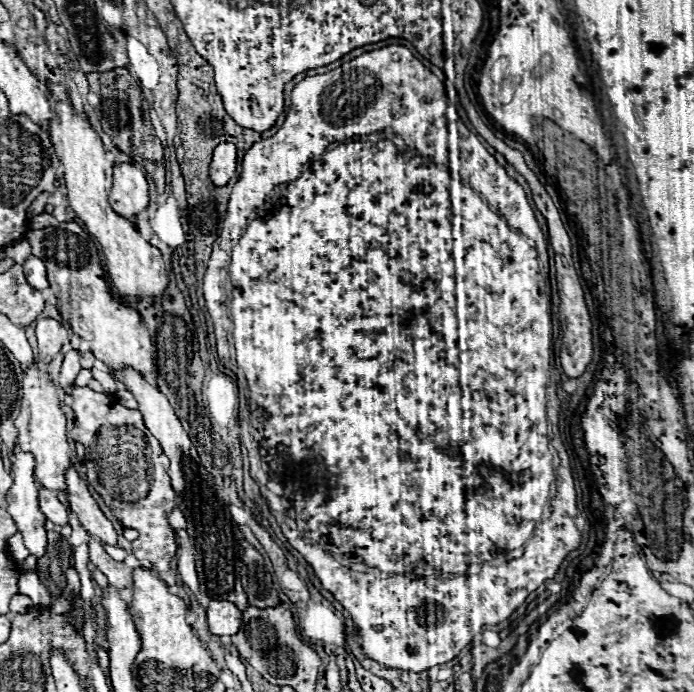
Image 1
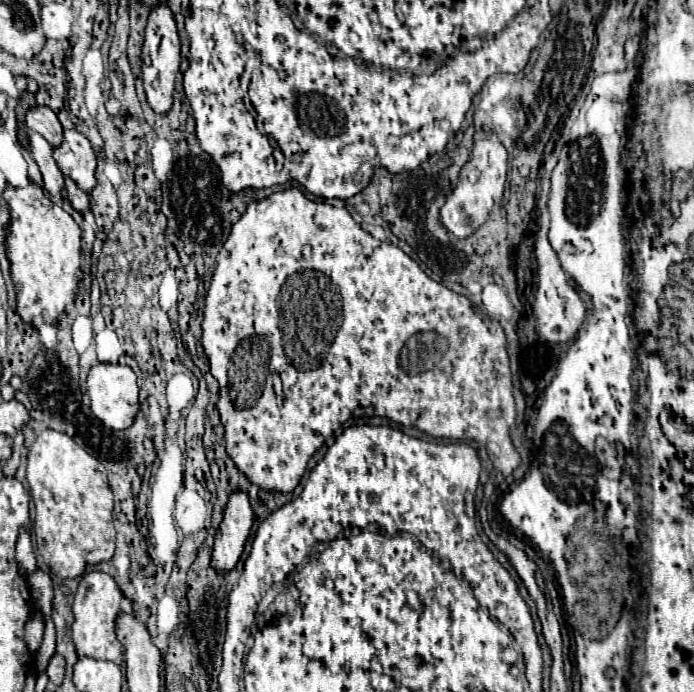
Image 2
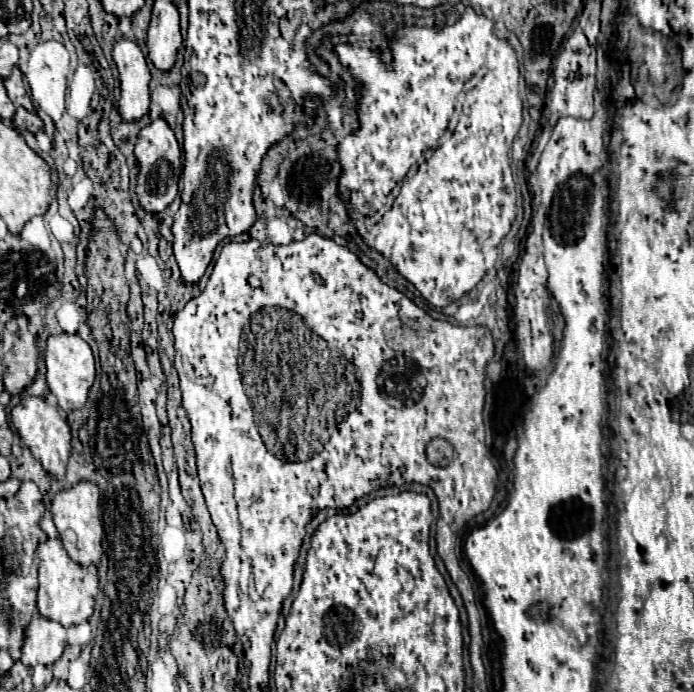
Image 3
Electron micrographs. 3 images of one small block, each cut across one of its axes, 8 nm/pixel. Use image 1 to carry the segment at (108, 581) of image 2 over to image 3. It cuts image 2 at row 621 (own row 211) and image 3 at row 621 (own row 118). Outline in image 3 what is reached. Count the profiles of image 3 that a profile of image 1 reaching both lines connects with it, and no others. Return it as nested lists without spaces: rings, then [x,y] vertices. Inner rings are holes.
[[[46,540],[38,546],[40,558],[40,588],[38,588],[38,610],[44,618],[50,618],[64,628],[86,622],[94,612],[94,602],[98,594],[98,574],[94,568],[84,568],[76,564],[64,550],[60,540]]]

